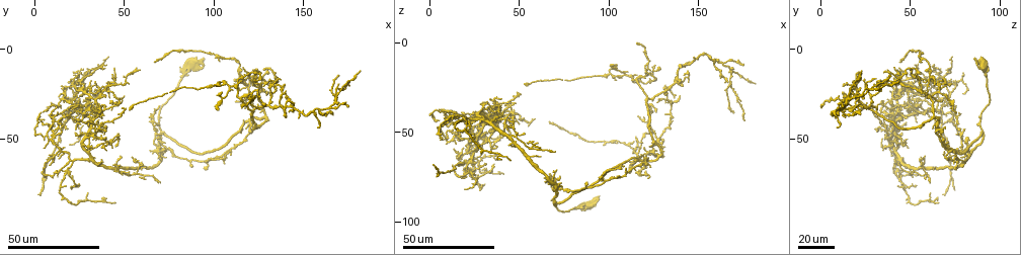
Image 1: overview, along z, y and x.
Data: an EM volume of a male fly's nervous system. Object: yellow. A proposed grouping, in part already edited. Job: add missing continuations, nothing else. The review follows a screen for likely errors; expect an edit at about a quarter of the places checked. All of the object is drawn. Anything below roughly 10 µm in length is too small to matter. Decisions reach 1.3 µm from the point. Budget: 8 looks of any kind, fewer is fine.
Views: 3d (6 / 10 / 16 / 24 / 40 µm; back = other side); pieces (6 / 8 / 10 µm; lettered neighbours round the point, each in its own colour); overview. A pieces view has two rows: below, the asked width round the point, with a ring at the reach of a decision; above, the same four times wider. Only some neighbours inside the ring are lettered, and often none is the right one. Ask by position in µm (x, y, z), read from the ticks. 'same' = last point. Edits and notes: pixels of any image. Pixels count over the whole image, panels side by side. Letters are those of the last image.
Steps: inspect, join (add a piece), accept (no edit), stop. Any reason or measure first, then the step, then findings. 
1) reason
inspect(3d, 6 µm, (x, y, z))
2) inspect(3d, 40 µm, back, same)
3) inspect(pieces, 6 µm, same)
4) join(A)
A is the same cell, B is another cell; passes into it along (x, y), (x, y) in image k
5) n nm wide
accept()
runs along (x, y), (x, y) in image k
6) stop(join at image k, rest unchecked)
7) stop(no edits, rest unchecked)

an open end
inspect(3d, 24 µm, (176, 32, 12))

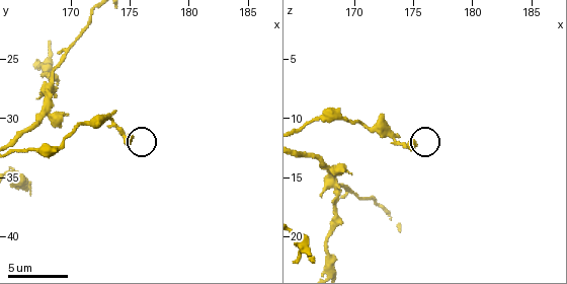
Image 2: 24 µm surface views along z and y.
inspect(pieces, 8 µm, (175.2, 32.0, 12.4))

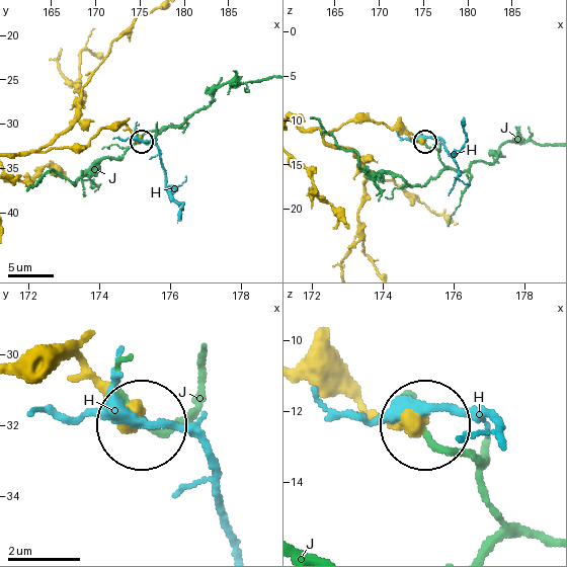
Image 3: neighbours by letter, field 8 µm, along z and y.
accept()
H and J are other cells; runs along (308, 367), (335, 376), (372, 409), (423, 421) in image 3; no lettered piece goes on from it

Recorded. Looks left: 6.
inspect(3d, 24 µm, (147, 39, 7))

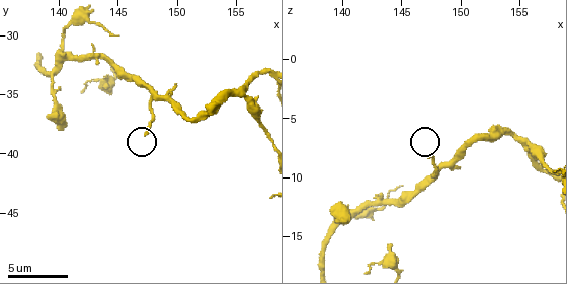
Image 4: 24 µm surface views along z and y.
inspect(pieces, 10 µm, (147.6, 38.2, 8.2))

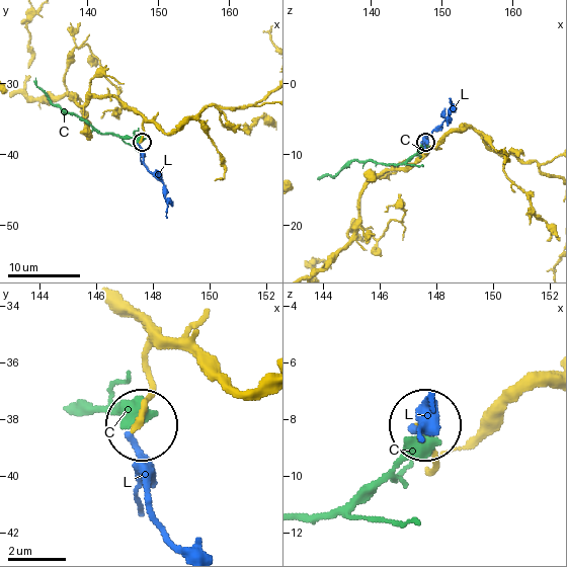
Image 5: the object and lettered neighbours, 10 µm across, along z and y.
join(L)
L is the same cell, C is another cell; passes into it along (143, 125), (140, 151), (145, 165), (162, 183), (166, 218) in image 5; the neuron continues

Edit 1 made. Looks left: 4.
redraw
inspect(overview)

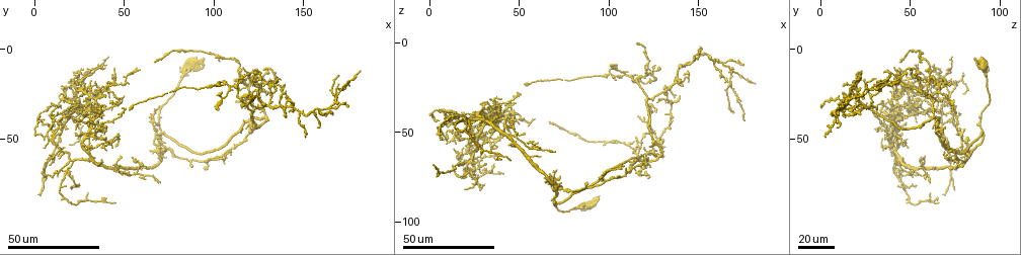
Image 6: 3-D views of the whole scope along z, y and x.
branch stops here
inspect(3d, 40 µm, (150, 43, 3))

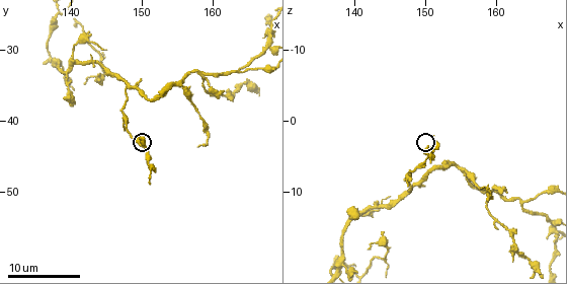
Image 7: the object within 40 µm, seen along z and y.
inspect(pieces, 6 µm, (150.0, 42.5, 3.5))

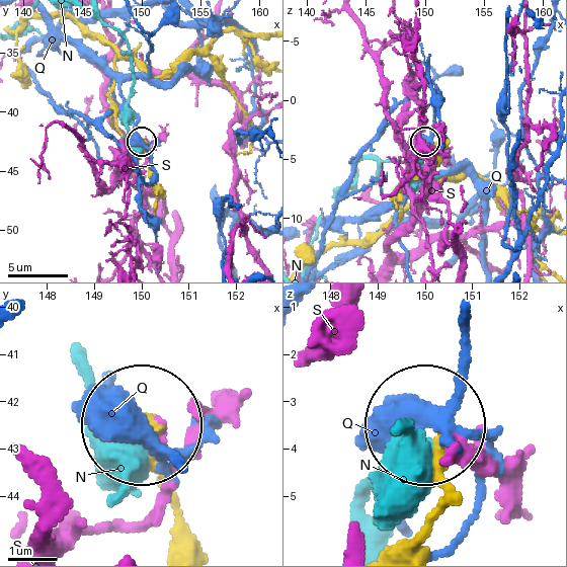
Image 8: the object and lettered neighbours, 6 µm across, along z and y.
440 nm wide
accept()
N, Q and S are other cells; runs along (395, 550), (439, 501), (435, 444) in image 8; none of them fits

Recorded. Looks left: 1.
stop(join at image 5, rest unchecked)

